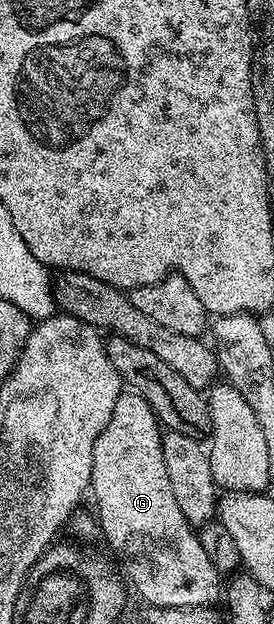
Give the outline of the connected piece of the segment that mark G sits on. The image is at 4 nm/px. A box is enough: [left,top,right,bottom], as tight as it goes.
[90,394,222,608]

